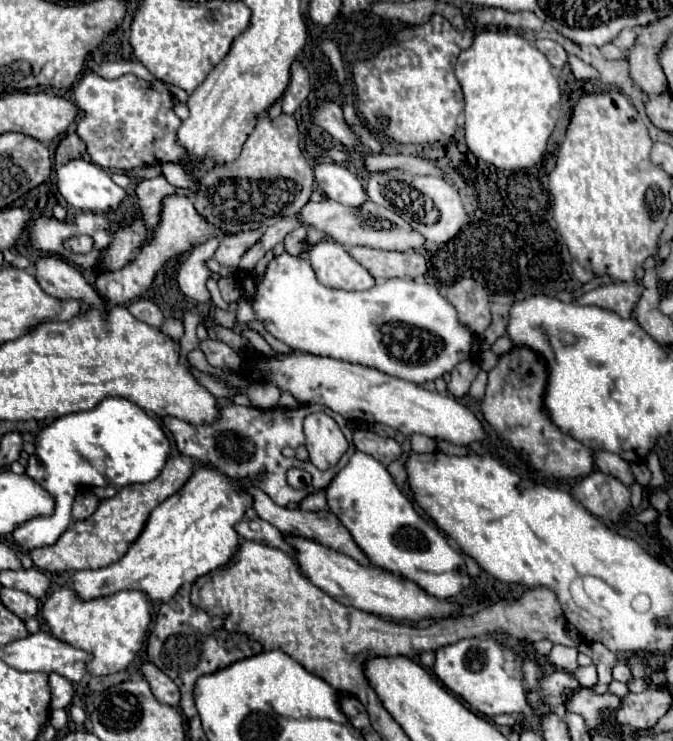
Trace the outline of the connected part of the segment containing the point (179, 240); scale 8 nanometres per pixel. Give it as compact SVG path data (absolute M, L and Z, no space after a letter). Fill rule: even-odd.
M167 196L165 198L165 204L161 208L161 224L155 230L153 238L147 244L143 244L141 250L139 250L139 254L137 254L137 258L131 260L121 270L107 272L107 274L99 274L97 280L95 280L95 288L97 288L97 292L109 304L127 304L127 302L143 296L149 290L155 274L167 264L167 260L177 258L181 254L189 252L191 248L195 248L197 244L201 244L201 242L205 242L209 238L219 238L219 236L225 236L225 232L221 228L215 228L211 222L207 222L207 218L201 216L195 210L191 198L187 198L187 196ZM113 284L119 284L121 286L121 300L117 300L117 298L111 300L109 286L113 286Z

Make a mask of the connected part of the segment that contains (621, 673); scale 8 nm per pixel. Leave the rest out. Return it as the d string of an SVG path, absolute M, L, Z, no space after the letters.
M617 662L615 668L613 668L613 680L619 680L619 682L629 682L633 676L631 676L631 670L627 668L625 662Z

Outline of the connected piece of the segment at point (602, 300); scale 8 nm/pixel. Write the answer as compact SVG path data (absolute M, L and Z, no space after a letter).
M627 282L627 284L607 284L599 286L579 298L581 304L599 306L603 310L614 311L622 318L630 318L633 308L641 296L641 284Z

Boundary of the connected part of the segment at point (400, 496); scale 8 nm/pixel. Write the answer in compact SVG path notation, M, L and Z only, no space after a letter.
M355 452L347 466L333 478L325 496L327 510L347 528L373 566L415 582L439 600L453 598L471 584L463 556L449 546L447 536L439 528L415 512L411 500L395 486L387 468L373 456Z

